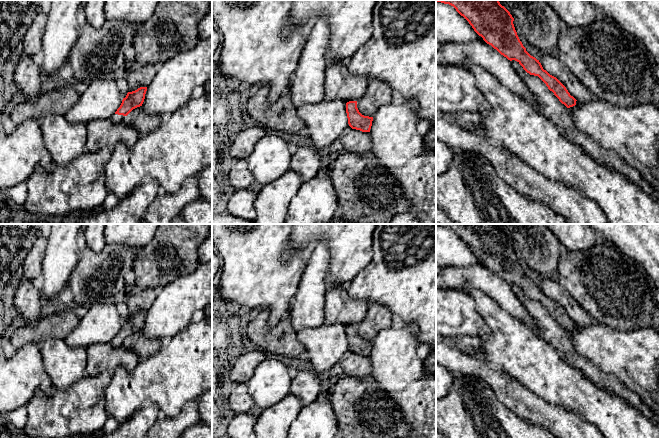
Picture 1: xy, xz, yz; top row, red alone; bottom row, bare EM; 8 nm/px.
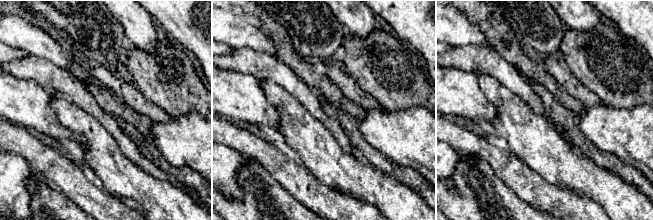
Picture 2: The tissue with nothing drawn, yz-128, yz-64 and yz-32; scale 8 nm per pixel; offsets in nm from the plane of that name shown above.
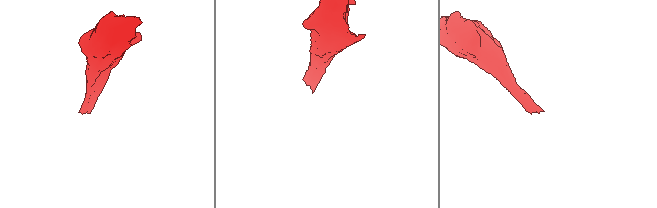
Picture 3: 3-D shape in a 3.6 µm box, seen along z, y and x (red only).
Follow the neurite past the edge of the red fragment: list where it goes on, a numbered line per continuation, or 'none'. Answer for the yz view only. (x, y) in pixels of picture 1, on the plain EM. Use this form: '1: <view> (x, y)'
none

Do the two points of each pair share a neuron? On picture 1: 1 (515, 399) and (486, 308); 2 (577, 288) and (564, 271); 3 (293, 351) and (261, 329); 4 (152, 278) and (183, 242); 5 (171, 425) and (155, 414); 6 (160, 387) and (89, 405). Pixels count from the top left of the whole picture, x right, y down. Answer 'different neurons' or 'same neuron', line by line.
1: different neurons
2: same neuron
3: same neuron
4: same neuron
5: different neurons
6: different neurons

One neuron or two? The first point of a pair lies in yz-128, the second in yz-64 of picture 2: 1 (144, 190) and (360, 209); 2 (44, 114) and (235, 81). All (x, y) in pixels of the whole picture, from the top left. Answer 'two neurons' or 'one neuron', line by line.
1: two neurons
2: one neuron

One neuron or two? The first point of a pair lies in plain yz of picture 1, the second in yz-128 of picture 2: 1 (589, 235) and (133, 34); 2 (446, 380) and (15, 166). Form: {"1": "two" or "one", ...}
{"1": "one", "2": "one"}

